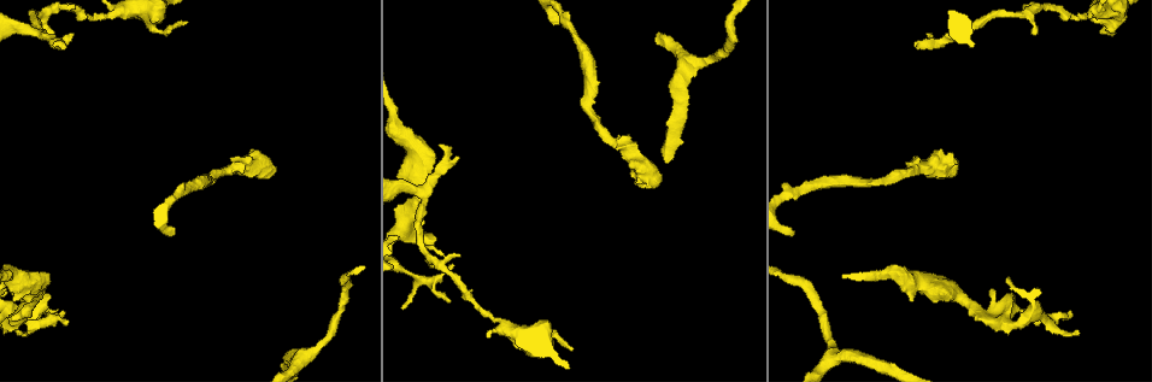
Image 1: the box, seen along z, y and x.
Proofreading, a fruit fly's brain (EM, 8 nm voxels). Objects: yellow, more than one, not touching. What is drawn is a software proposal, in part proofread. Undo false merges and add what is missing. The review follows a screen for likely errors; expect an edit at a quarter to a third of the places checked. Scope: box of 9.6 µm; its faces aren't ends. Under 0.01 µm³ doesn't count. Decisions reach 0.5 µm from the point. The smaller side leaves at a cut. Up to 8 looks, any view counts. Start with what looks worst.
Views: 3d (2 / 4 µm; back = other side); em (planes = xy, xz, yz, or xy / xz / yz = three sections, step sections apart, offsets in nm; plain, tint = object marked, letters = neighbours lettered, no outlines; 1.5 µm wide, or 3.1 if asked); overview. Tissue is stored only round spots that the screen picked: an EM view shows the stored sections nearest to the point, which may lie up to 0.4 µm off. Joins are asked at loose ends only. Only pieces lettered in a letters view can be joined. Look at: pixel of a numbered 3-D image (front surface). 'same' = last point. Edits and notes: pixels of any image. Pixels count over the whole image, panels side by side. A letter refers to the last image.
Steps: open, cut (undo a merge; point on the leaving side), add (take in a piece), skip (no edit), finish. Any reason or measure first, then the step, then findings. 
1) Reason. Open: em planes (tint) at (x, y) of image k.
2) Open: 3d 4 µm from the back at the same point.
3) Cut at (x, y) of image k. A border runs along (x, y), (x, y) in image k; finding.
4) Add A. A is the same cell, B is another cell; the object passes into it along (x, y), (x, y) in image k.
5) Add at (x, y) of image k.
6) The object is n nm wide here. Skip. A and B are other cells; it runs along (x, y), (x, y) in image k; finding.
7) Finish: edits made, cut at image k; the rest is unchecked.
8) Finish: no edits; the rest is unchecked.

Free end. Open: 3d 4 µm at (441, 143) of image 1.

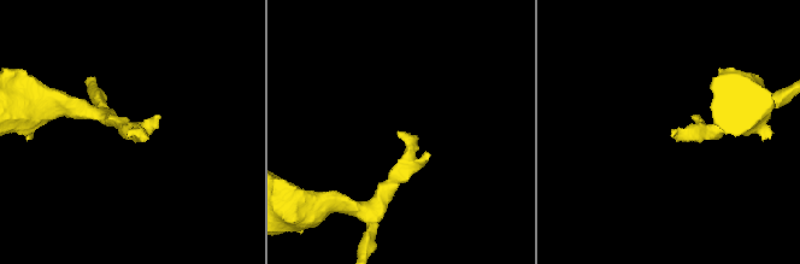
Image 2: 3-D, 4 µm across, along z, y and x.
Open: em planes (letters) at (674, 133) of image 2.

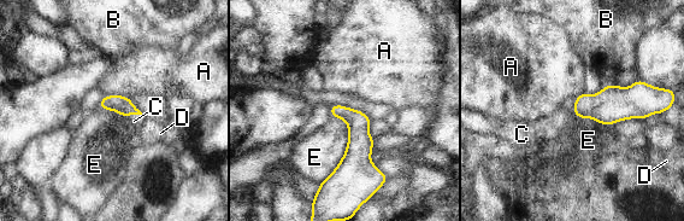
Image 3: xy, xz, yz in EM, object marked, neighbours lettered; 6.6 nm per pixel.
Add at (134, 121) of image 3. C is the same cell, A, B, D and E are other cells; the object passes into it along (121, 104), (133, 114), (134, 121) in image 3; it goes on there.

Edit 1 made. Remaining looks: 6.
End of a long branch. Open: 3d 4 µm at (793, 234) of image 1.

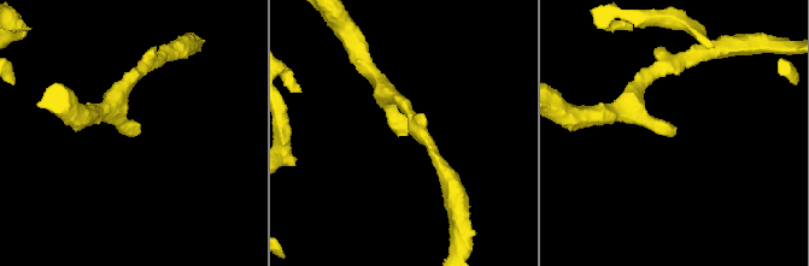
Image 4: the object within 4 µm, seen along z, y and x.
Need the tissue. Open: em planes (letters) at (137, 131) of image 4.

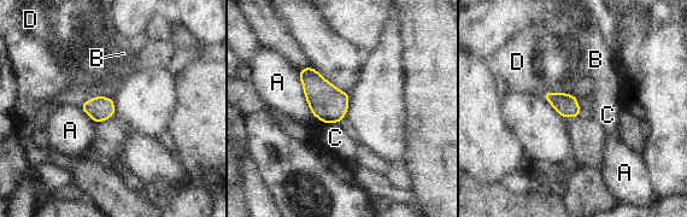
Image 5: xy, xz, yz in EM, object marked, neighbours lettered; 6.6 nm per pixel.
Skip. A, B, C and D are other cells; a border runs along (341, 121), (322, 123) in image 5; no lettered piece goes on from it.

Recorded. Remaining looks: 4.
An open end. Open: 3d 4 µm from the back at (1031, 32) of image 1.

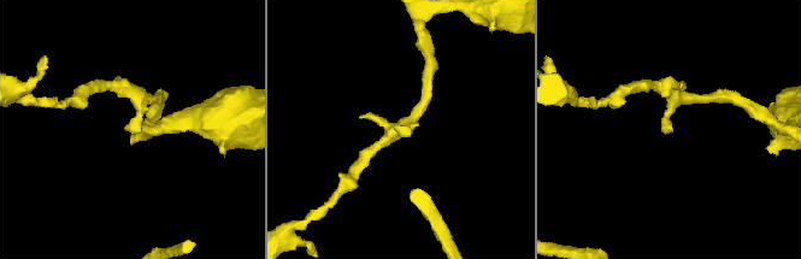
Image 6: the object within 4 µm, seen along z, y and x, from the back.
Shape alone is not enough. Open: em xz step 4 (tint) at (395, 126) of image 6.

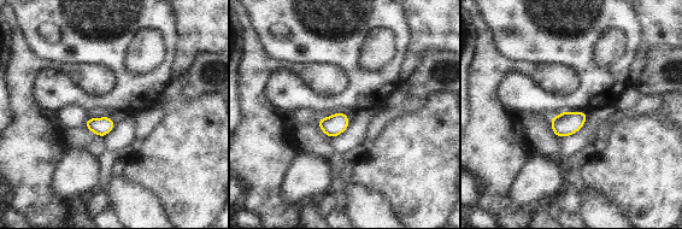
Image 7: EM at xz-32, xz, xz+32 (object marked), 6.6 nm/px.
Another direction. Open: em planes (letters) at the same point.

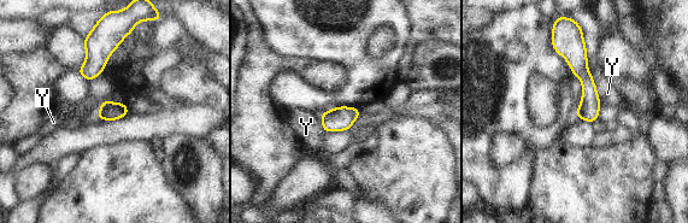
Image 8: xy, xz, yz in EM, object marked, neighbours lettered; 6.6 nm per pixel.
The longest contact is with Y, 240 nm. Skip. Y is another cell; it runs along (568, 43), (587, 78), (592, 118) in image 8; no lettered piece goes on from it.

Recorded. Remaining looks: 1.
Finish: edits made, add at image 3; the rest is unchecked.

